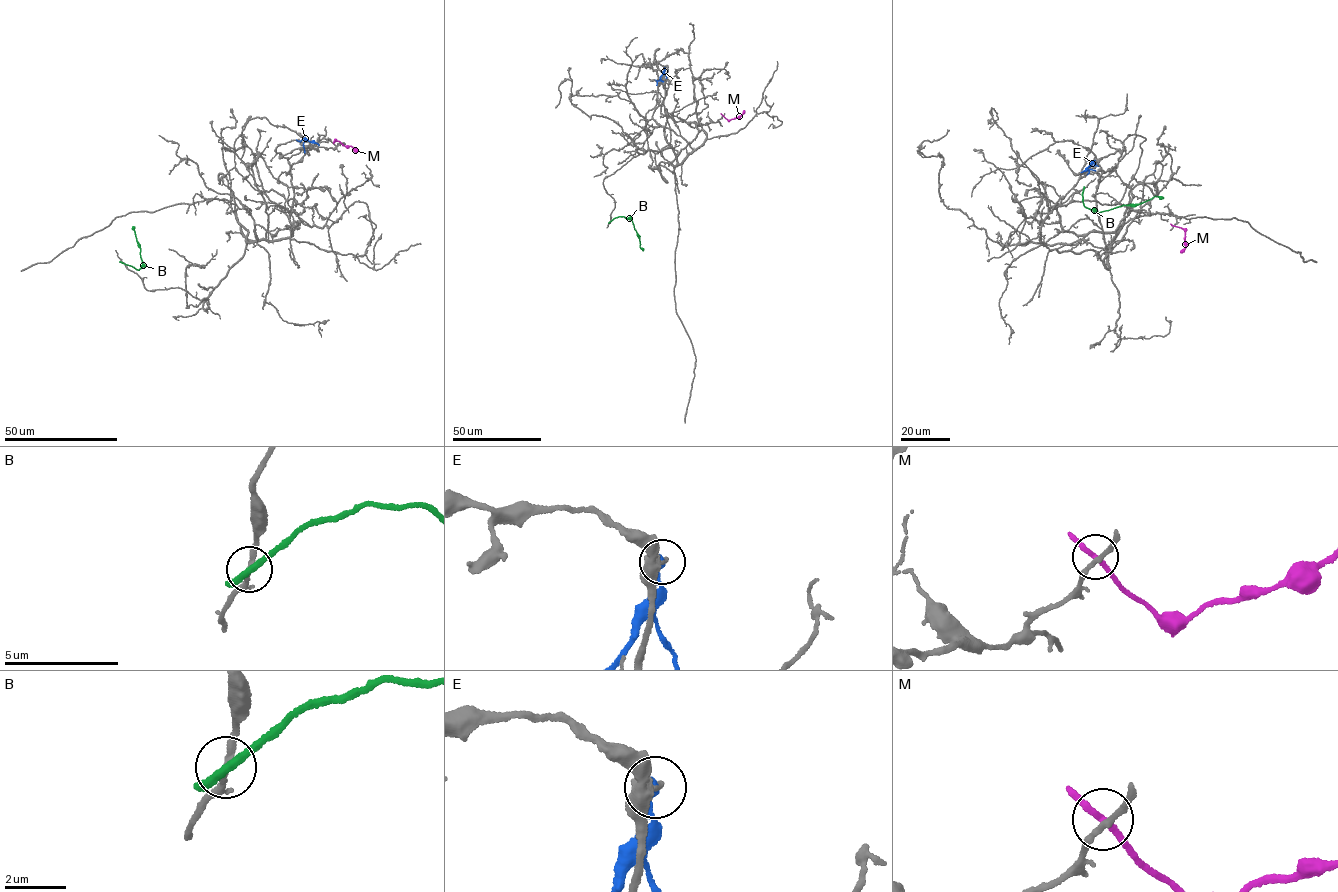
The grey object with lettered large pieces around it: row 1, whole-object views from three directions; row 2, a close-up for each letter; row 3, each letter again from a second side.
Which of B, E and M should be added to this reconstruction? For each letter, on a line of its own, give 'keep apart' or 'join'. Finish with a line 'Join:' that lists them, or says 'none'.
B: keep apart
E: keep apart
M: keep apart
Join: none

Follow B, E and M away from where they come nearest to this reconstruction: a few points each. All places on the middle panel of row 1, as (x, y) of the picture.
B: (610, 221), (623, 217), (632, 221), (643, 250)
E: (665, 67), (660, 80), (663, 81)
M: (722, 115), (731, 119), (744, 110)

